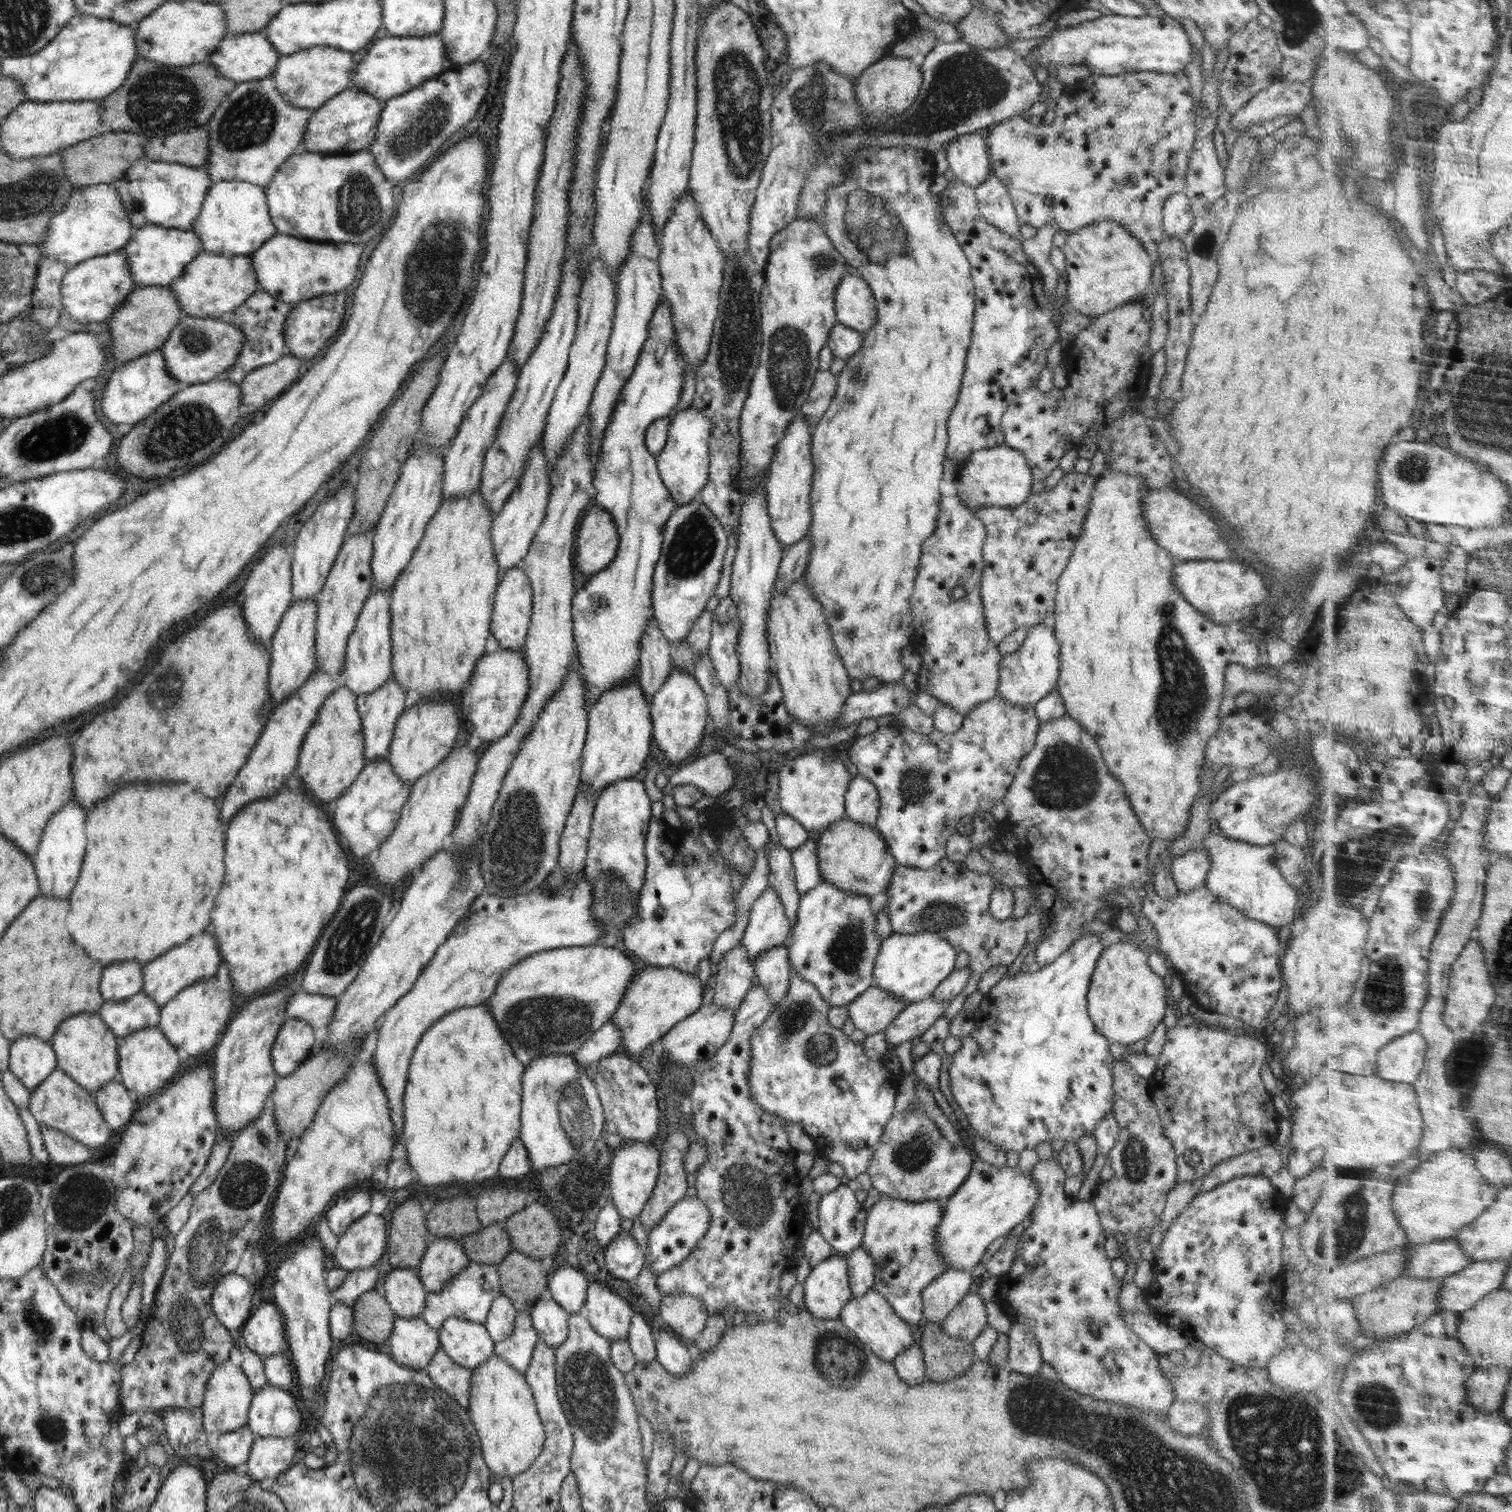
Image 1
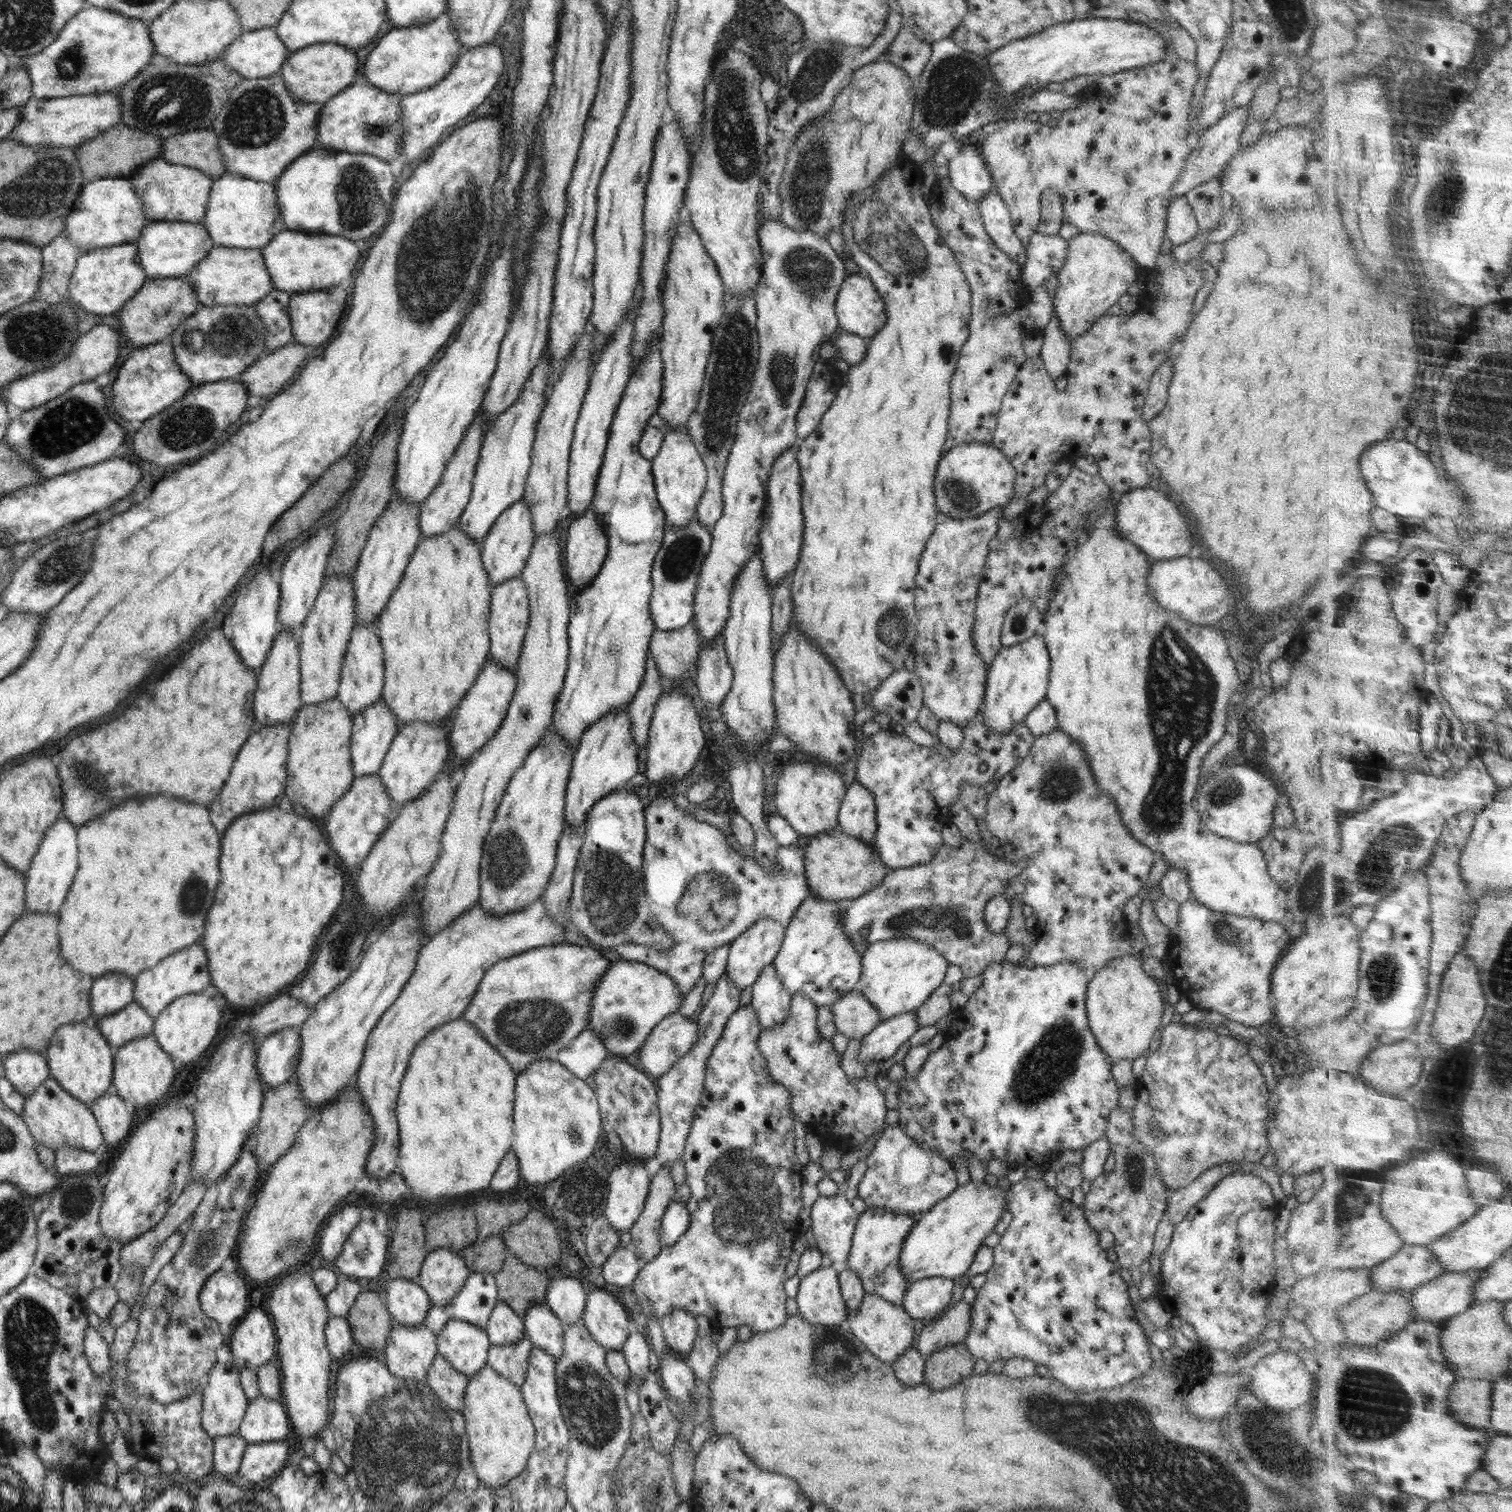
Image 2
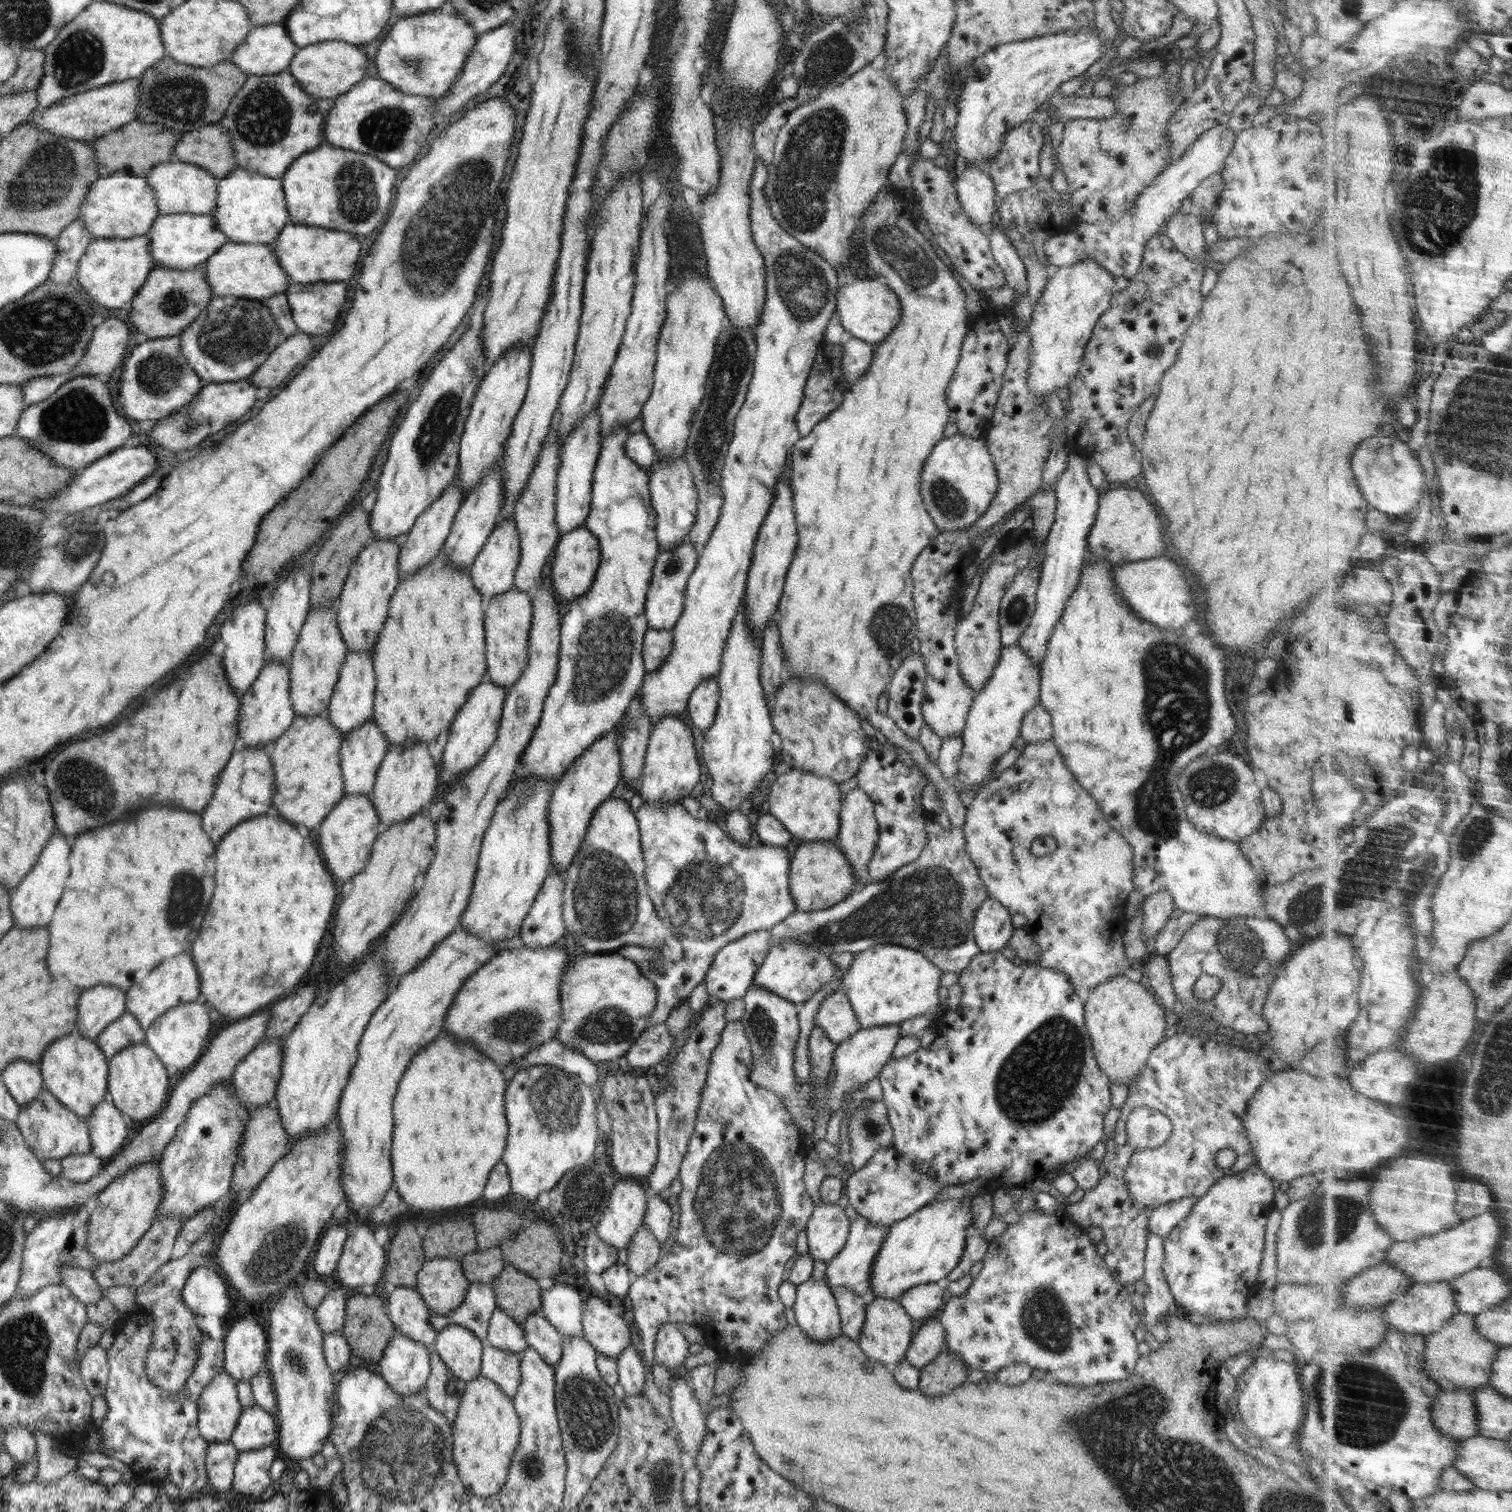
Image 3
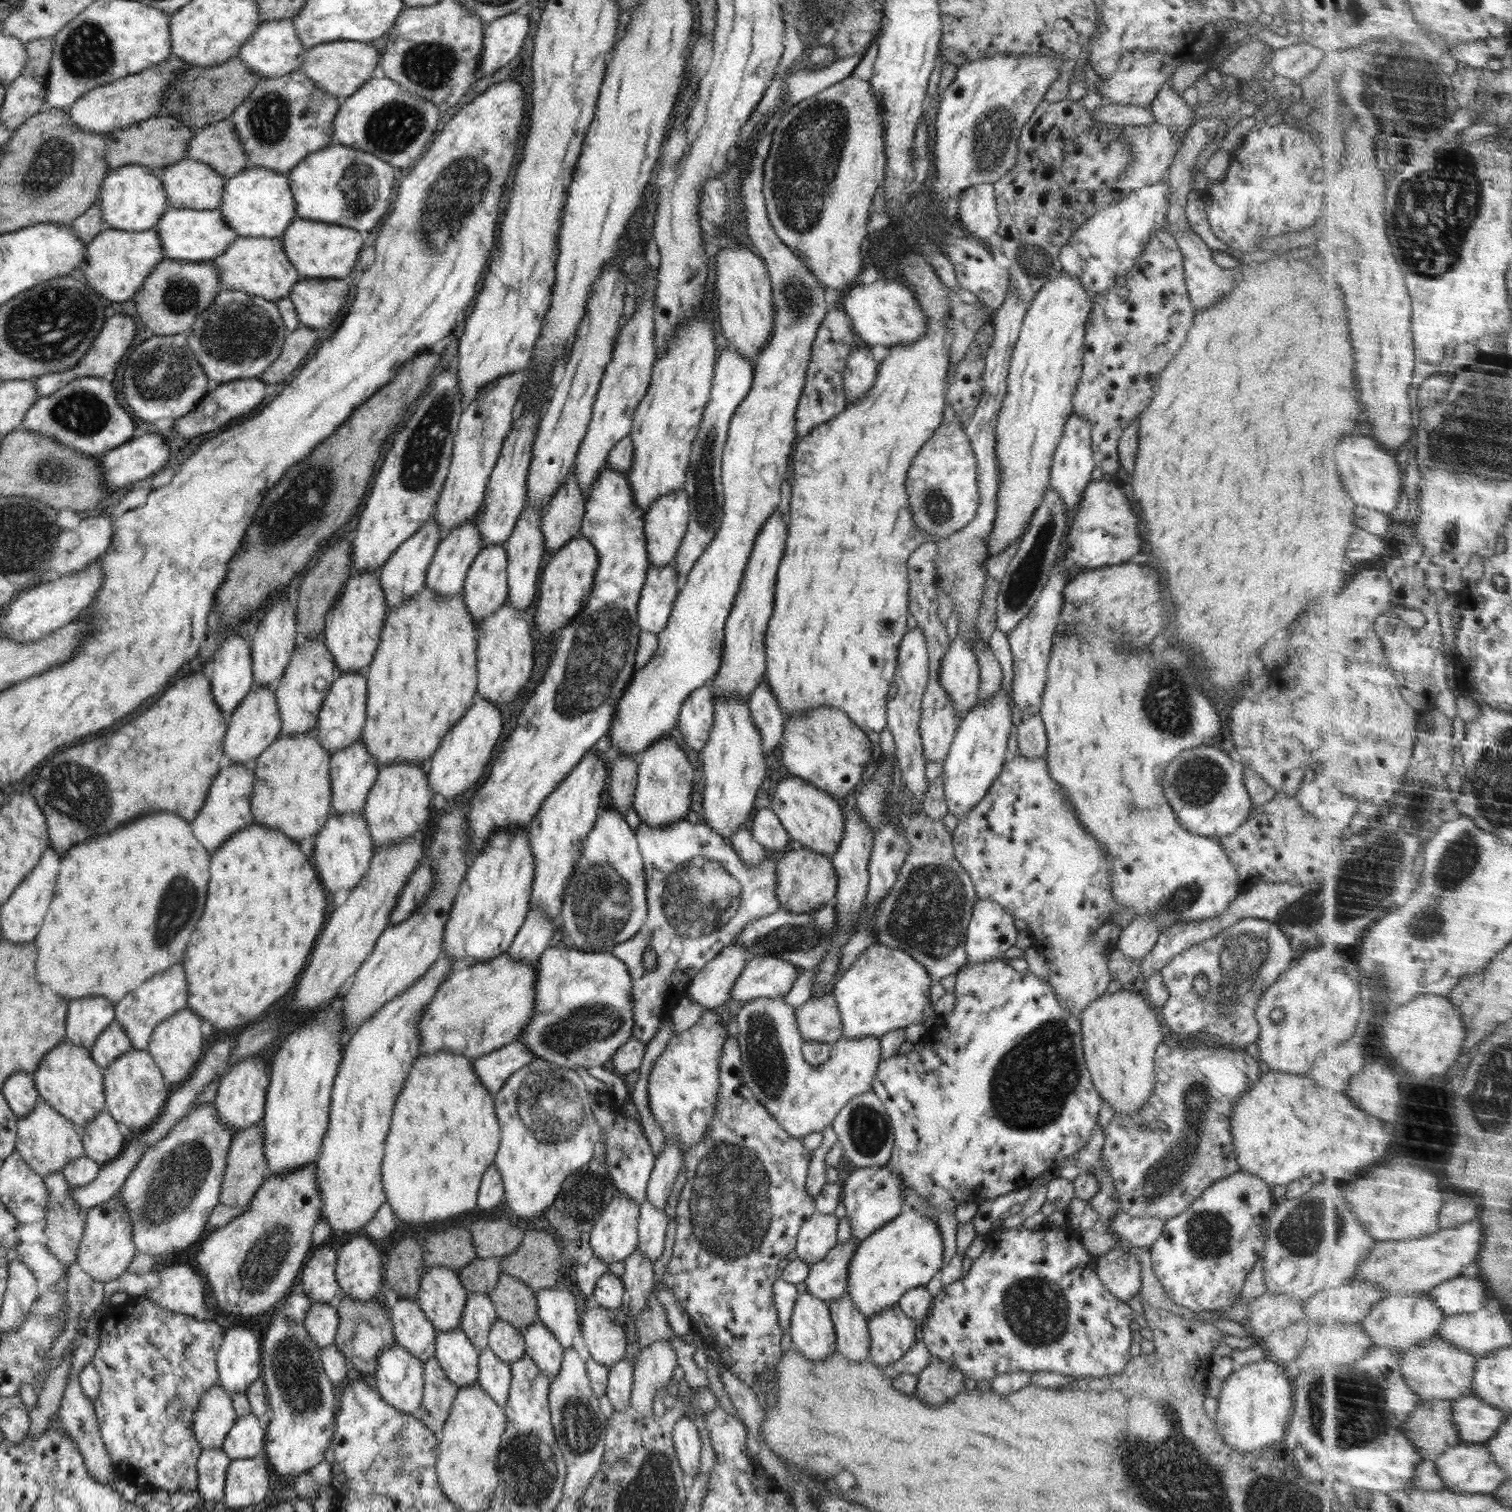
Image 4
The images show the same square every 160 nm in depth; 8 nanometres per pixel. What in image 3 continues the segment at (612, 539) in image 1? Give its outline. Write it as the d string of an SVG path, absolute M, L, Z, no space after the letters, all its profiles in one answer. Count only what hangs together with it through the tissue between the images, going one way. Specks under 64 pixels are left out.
M585 525L563 534L555 546L554 562L550 568L550 580L553 584L553 592L560 604L566 607L576 606L585 592L594 583L597 568L600 562L599 540Z

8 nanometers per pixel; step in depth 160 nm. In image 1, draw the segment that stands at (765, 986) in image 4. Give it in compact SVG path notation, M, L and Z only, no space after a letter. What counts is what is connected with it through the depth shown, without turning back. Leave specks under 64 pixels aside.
M823 880L800 897L798 921L791 928L790 940L786 941L789 963L791 970L813 984L831 1007L848 1005L873 986L875 958L883 941L875 931L878 914L875 904L876 900L867 895L846 892Z

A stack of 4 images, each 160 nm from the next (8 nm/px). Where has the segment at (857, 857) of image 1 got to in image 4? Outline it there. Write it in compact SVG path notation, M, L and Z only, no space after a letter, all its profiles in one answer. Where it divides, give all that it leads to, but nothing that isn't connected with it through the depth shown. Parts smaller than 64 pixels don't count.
M798 846L776 862L776 878L775 895L780 909L798 915L814 913L826 907L837 891L837 874L830 857Z

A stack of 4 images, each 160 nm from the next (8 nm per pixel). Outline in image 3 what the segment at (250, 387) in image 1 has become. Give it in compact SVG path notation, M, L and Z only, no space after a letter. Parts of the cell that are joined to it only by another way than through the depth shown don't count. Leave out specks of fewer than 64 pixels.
M304 332L283 338L273 354L247 381L257 389L261 386L276 388L284 384L292 376L296 366L312 356L313 346L313 338Z

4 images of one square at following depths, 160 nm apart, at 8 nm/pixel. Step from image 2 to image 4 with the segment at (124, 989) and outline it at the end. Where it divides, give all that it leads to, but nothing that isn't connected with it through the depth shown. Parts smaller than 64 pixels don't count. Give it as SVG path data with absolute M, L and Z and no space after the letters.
M103 996L72 1000L65 1022L65 1041L91 1051L101 1032L115 1019L115 1005Z

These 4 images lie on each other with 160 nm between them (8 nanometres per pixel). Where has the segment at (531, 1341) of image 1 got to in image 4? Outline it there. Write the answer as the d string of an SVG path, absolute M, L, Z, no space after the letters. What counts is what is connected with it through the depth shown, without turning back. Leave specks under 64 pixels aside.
M490 1347L479 1349L477 1382L484 1392L504 1408L508 1402L512 1371L508 1362L500 1360Z

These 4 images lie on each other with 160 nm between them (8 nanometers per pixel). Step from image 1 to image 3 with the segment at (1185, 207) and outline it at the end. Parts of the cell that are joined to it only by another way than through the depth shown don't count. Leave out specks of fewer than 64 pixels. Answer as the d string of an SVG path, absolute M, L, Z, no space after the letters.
M1178 210L1166 223L1165 235L1190 260L1208 261L1203 231L1201 219L1195 212L1185 214Z

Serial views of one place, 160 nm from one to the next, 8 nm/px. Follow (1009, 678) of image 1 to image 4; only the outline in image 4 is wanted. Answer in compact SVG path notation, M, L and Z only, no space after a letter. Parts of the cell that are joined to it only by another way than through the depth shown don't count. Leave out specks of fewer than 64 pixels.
M1001 686L997 694L989 700L978 702L960 718L951 750L941 764L944 770L944 797L950 815L958 819L964 817L986 796L994 780L998 779L1010 756L1007 742L1014 728L1010 715L1012 706L1015 706L1013 696L1010 697Z

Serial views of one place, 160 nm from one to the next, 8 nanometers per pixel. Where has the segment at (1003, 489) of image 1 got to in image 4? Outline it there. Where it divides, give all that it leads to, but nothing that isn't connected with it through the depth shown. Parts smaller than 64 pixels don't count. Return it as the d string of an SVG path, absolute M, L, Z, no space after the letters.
M942 422L936 428L934 436L922 444L917 454L913 456L910 468L908 468L905 487L913 521L929 536L946 538L953 532L960 531L975 517L980 502L977 464L970 439L958 422Z

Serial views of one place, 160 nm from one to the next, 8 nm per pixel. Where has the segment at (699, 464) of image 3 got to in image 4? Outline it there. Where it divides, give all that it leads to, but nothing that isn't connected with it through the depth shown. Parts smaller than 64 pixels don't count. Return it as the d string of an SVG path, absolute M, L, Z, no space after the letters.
M729 344L728 348L717 353L710 400L704 409L700 426L698 426L698 435L692 442L689 467L686 471L686 480L683 486L689 498L690 516L686 534L672 562L678 575L680 575L681 583L686 580L690 569L721 527L723 504L725 503L725 494L721 483L723 450L728 440L732 415L748 394L753 378L754 368L750 365L750 361L744 359L734 346Z

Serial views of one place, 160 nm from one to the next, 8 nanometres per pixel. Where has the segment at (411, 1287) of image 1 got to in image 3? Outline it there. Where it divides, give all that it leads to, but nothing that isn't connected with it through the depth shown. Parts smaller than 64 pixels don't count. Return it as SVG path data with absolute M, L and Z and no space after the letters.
M396 1288L389 1294L387 1316L398 1333L432 1349L437 1332L430 1326L431 1312L418 1291Z

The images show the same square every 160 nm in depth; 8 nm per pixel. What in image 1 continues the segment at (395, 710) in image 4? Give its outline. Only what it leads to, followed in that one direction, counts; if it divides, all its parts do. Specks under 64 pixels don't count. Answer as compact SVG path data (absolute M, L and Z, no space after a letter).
M479 488L467 496L444 499L426 525L424 536L407 568L391 588L392 676L407 692L418 692L420 698L417 702L458 695L461 688L468 684L476 663L485 653L496 587L500 583L491 539L495 516L485 506Z

